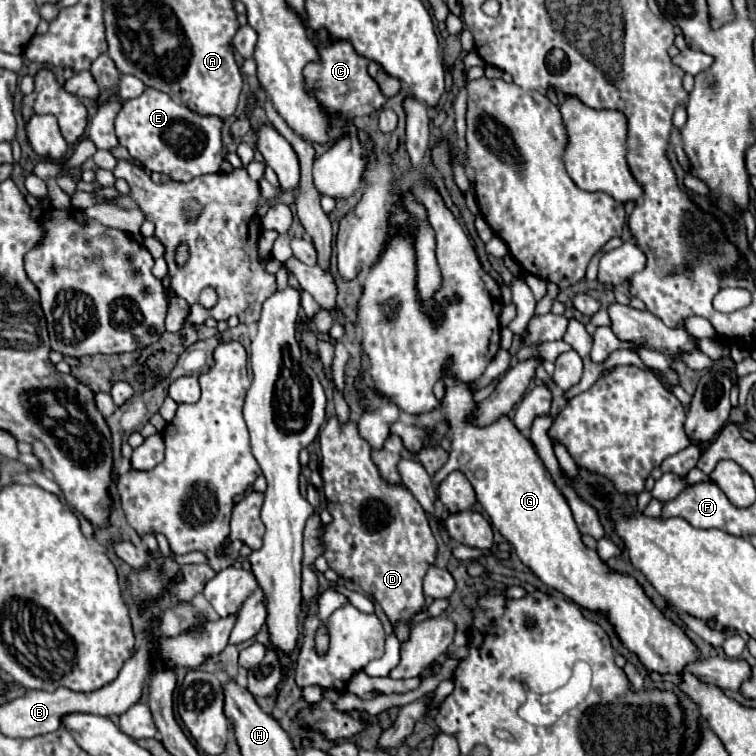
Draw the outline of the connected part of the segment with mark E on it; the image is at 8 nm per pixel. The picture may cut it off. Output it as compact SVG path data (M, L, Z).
M146 88L142 96L126 100L116 116L116 136L120 146L128 148L128 152L138 158L144 168L168 174L176 182L190 182L196 176L220 170L222 126L224 120L218 116L200 116L156 88Z

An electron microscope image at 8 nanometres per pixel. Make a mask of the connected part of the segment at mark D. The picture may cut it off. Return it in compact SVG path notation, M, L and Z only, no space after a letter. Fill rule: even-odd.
M338 418L328 420L320 432L320 448L326 508L334 516L324 534L324 558L332 570L356 582L382 606L396 626L398 640L404 642L412 626L410 618L424 608L422 578L436 560L436 540L426 512L412 492L382 480L370 458L370 444L358 436L356 422L342 426Z

